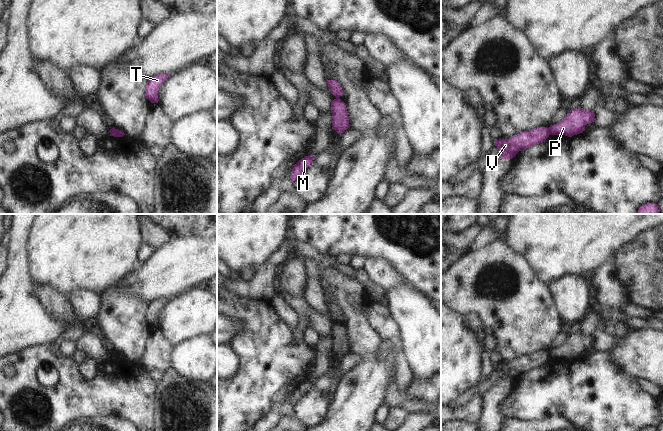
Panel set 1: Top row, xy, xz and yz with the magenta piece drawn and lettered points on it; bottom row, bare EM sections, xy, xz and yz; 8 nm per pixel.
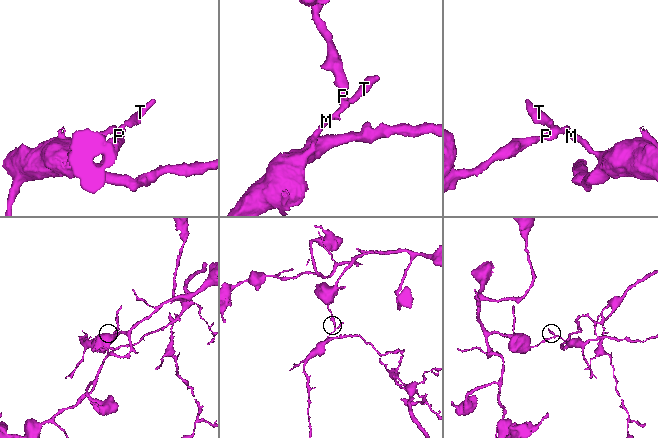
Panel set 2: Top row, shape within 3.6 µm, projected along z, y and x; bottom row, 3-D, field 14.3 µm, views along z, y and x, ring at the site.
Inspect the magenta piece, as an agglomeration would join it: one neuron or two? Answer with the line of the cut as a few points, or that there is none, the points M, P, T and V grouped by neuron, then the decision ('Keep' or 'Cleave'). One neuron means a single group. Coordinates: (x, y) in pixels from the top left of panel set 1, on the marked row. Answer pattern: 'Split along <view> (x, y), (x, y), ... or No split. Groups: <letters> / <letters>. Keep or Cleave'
Split along yz (548, 128), (550, 133). Groups: M P T / V. Cleave

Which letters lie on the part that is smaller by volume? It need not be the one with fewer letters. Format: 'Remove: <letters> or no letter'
Remove: M, P, T

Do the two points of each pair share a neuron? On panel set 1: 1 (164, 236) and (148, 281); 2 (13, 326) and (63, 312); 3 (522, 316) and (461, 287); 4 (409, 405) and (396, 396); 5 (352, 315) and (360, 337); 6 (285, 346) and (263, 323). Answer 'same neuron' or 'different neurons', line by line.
1: different neurons
2: different neurons
3: same neuron
4: same neuron
5: same neuron
6: same neuron

